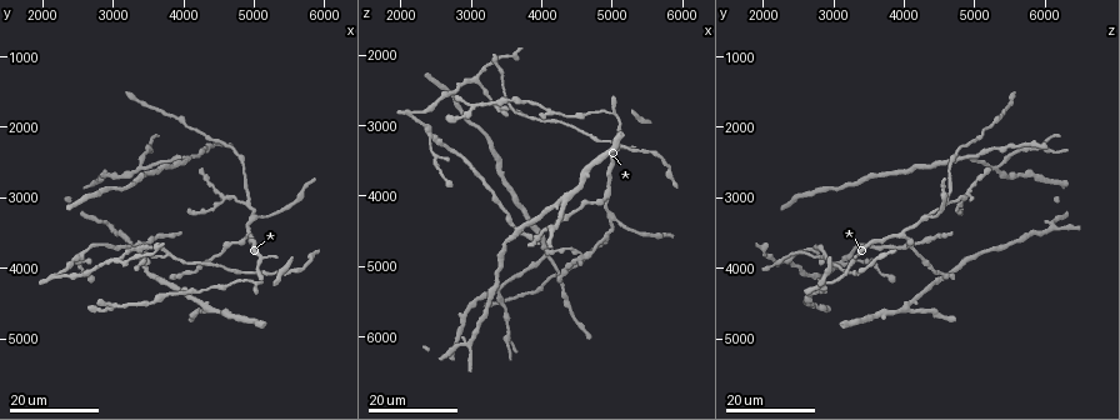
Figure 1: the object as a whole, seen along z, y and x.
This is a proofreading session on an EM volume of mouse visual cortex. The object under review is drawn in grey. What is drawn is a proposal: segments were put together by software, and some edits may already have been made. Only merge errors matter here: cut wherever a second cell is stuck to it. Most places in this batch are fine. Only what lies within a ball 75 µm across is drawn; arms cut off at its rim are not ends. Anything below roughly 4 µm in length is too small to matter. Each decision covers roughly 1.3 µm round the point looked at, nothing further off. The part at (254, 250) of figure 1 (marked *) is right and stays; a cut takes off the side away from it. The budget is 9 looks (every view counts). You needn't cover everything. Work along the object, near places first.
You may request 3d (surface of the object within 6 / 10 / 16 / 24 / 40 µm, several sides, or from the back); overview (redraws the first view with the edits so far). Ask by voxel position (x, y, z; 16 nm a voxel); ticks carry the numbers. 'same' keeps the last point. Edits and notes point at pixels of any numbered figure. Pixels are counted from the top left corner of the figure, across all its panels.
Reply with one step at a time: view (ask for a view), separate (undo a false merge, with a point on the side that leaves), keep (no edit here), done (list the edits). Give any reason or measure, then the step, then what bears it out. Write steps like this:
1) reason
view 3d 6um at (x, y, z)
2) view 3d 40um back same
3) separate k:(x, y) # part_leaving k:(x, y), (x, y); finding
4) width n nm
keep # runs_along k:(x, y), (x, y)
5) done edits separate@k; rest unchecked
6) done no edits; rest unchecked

four-way junction
view 3d 16um at (5050, 4000, 3150)

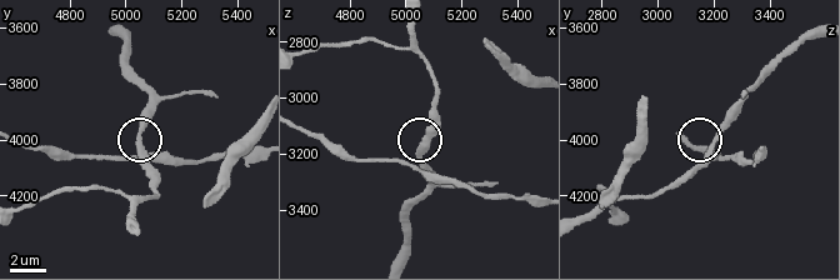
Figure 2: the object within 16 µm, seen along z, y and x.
view 3d 10um at (5060, 4040, 3190)

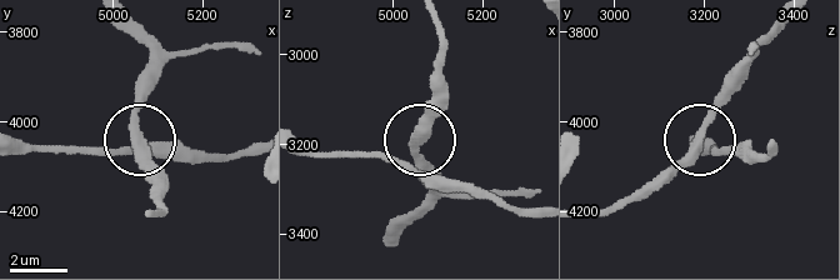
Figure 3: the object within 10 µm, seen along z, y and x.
keep # runs_along 3:(130, 26), (151, 63), (136, 120), (136, 155), (163, 189); continuous, no second cell

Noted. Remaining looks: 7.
three arms meet
view 3d 24um at (3800, 3800, 2850)

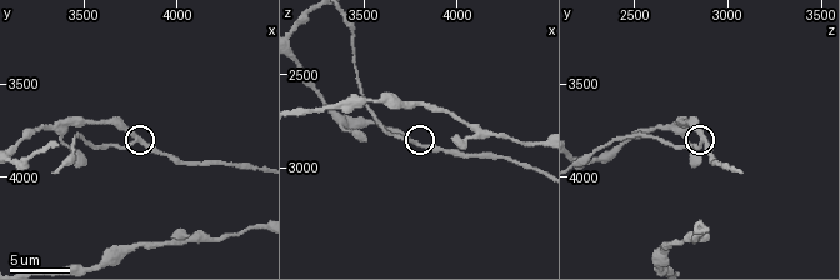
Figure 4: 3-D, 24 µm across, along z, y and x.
view 3d 6um at (3780, 3820, 2840)

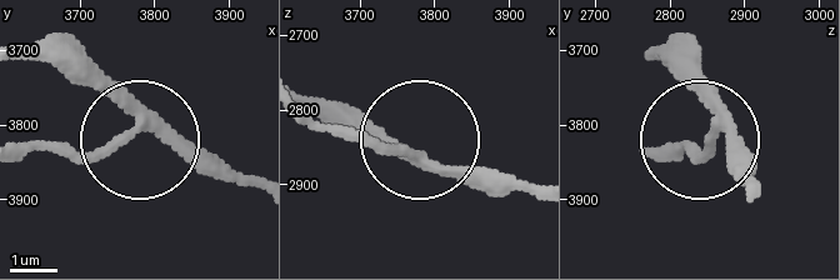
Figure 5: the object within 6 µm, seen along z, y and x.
arms 3
separate 5:(73, 154) # part_leaving 5:(131, 131), (88, 151), (28, 151); a second cell is stuck on

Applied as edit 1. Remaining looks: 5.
view overview

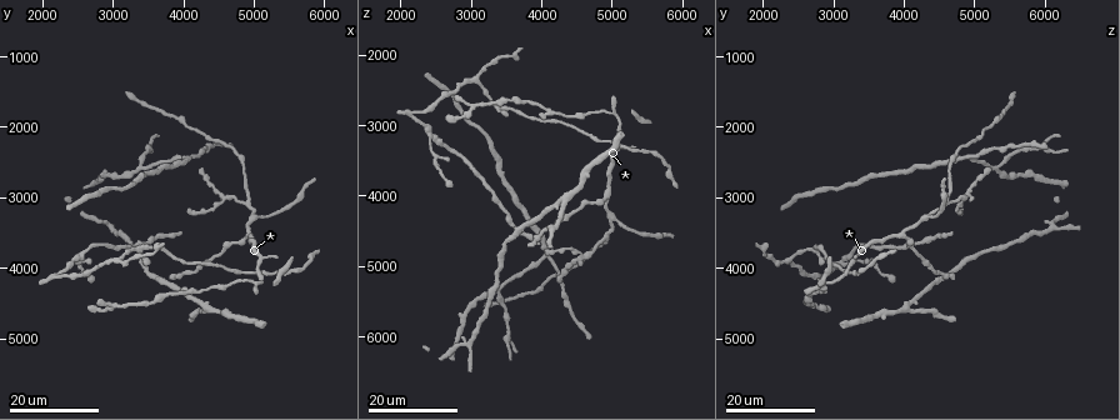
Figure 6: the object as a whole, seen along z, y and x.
a fork
view 3d 24um at (4550, 3000, 4850)

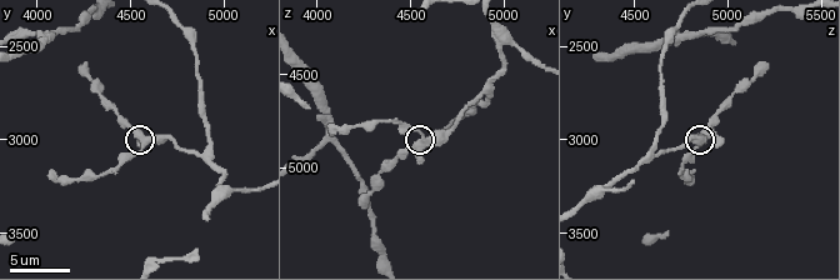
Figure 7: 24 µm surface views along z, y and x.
view 3d 10um at (4560, 3020, 4860)

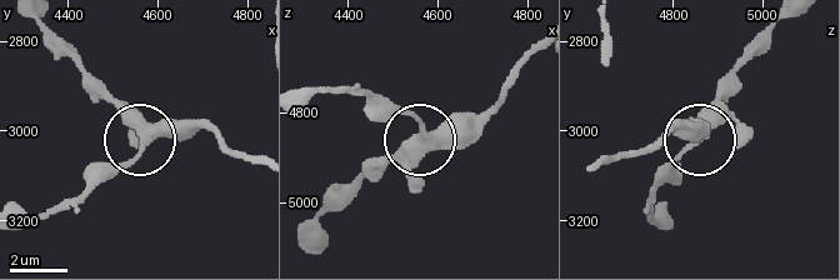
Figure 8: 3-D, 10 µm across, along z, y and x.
width 370 nm
keep # one cell here

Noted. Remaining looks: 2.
done edits separate@5; rest unchecked

